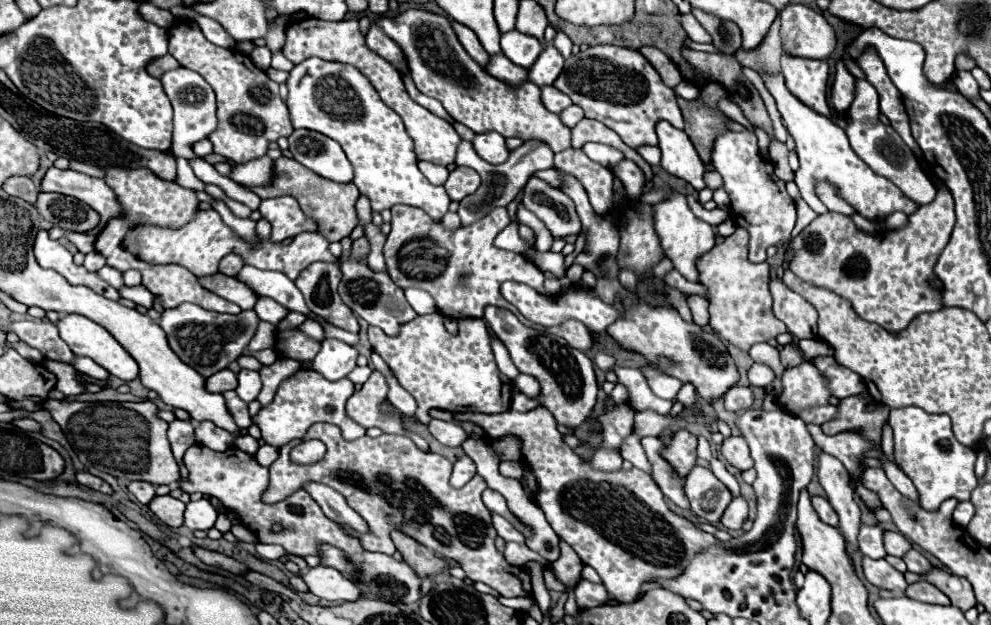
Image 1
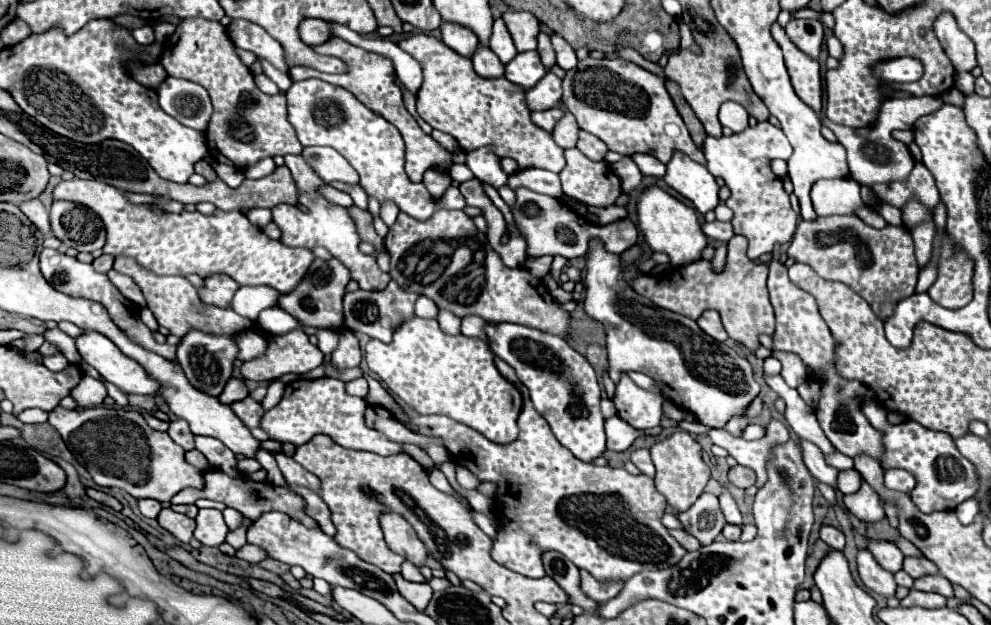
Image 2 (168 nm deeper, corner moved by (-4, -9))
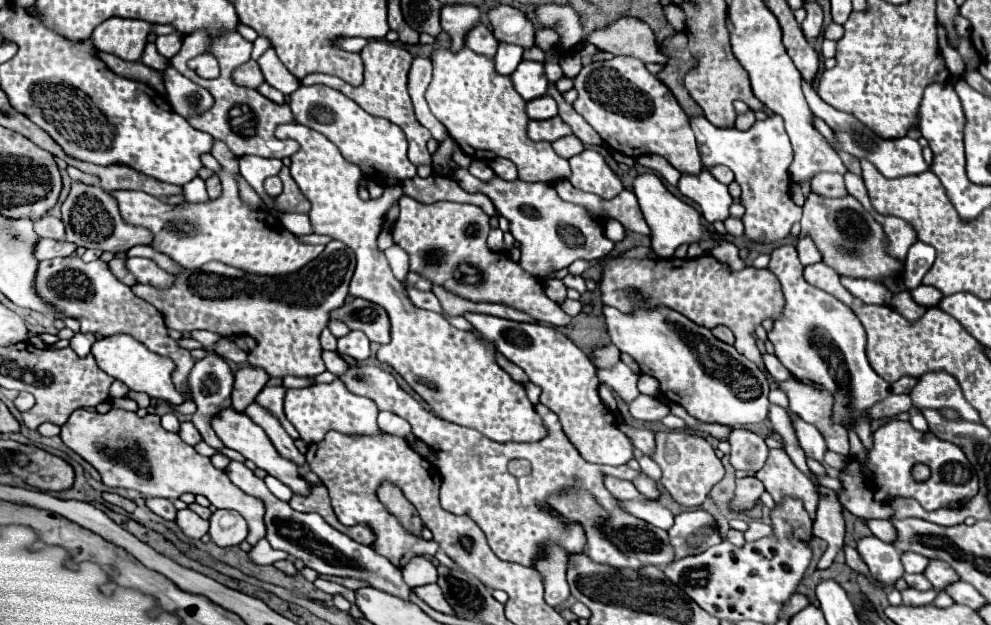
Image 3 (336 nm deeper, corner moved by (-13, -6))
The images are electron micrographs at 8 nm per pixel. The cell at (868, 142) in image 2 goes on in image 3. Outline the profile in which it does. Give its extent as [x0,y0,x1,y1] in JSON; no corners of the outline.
[802,80,926,178]

